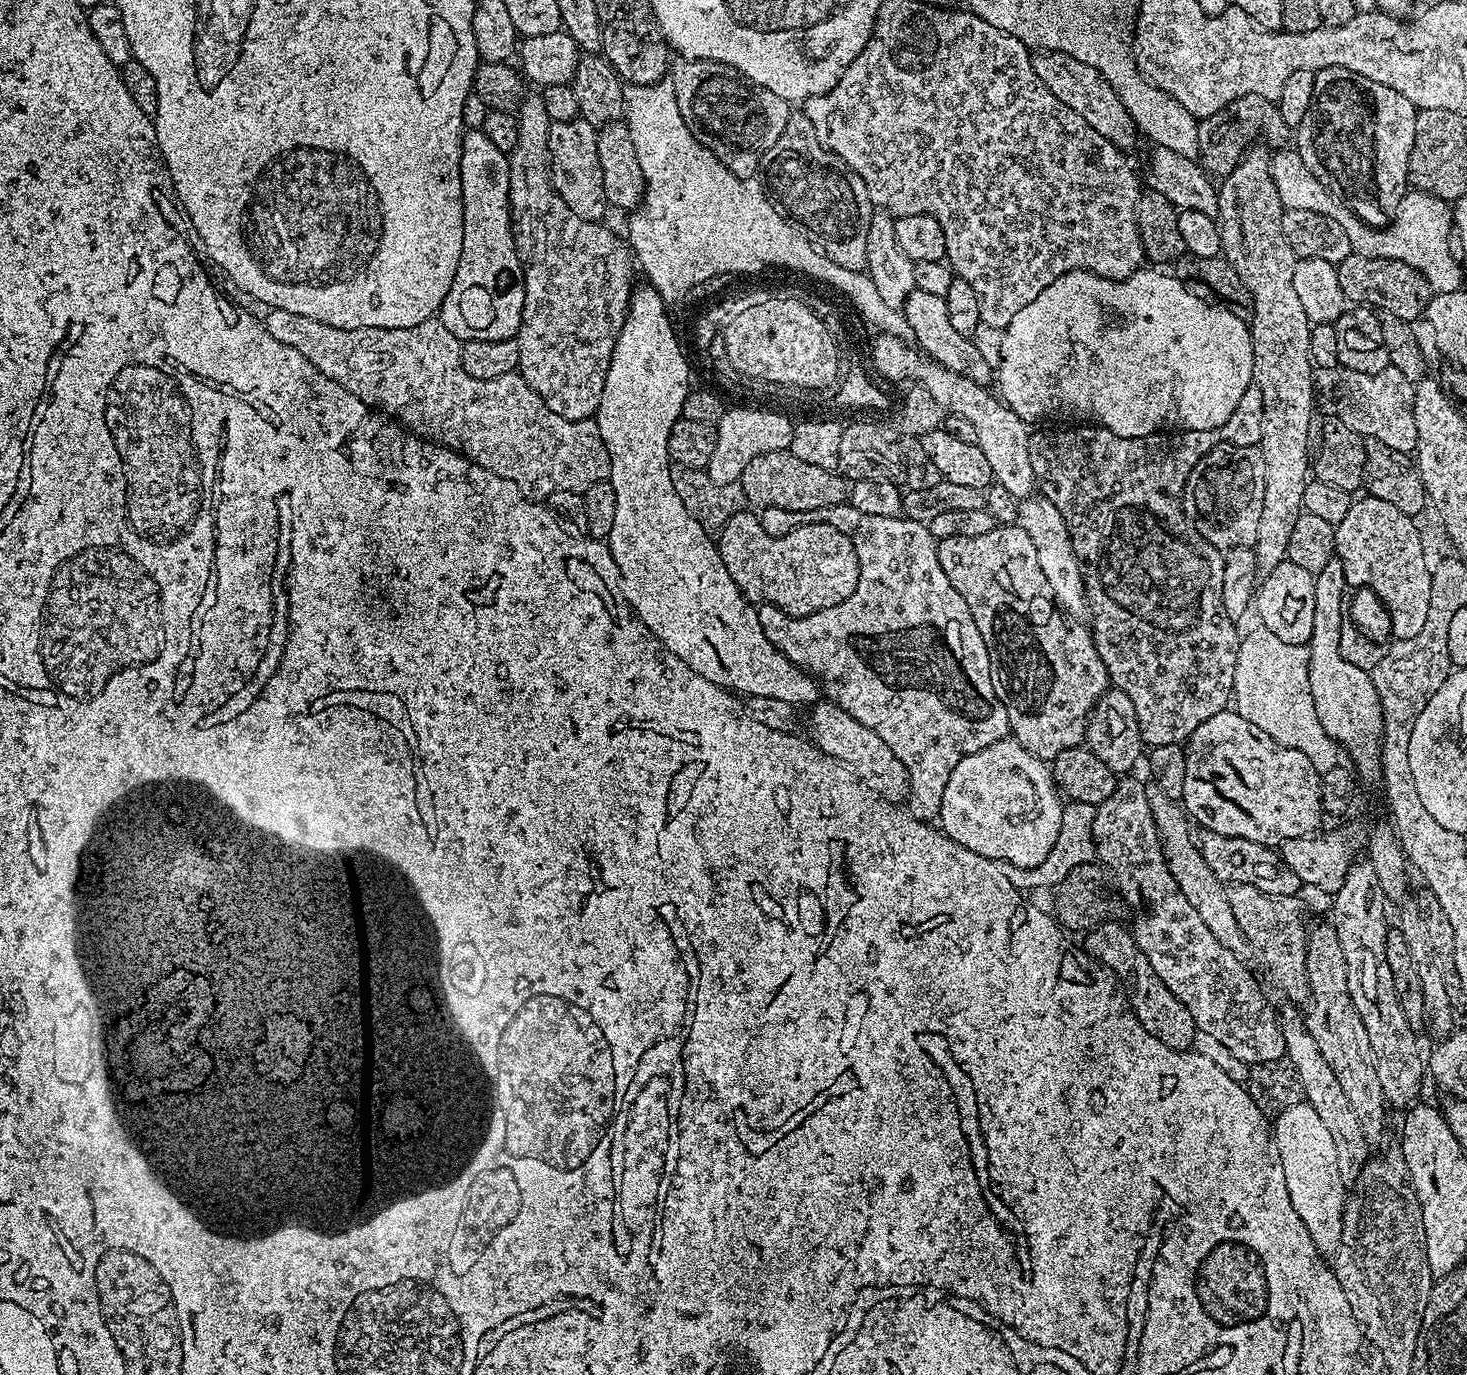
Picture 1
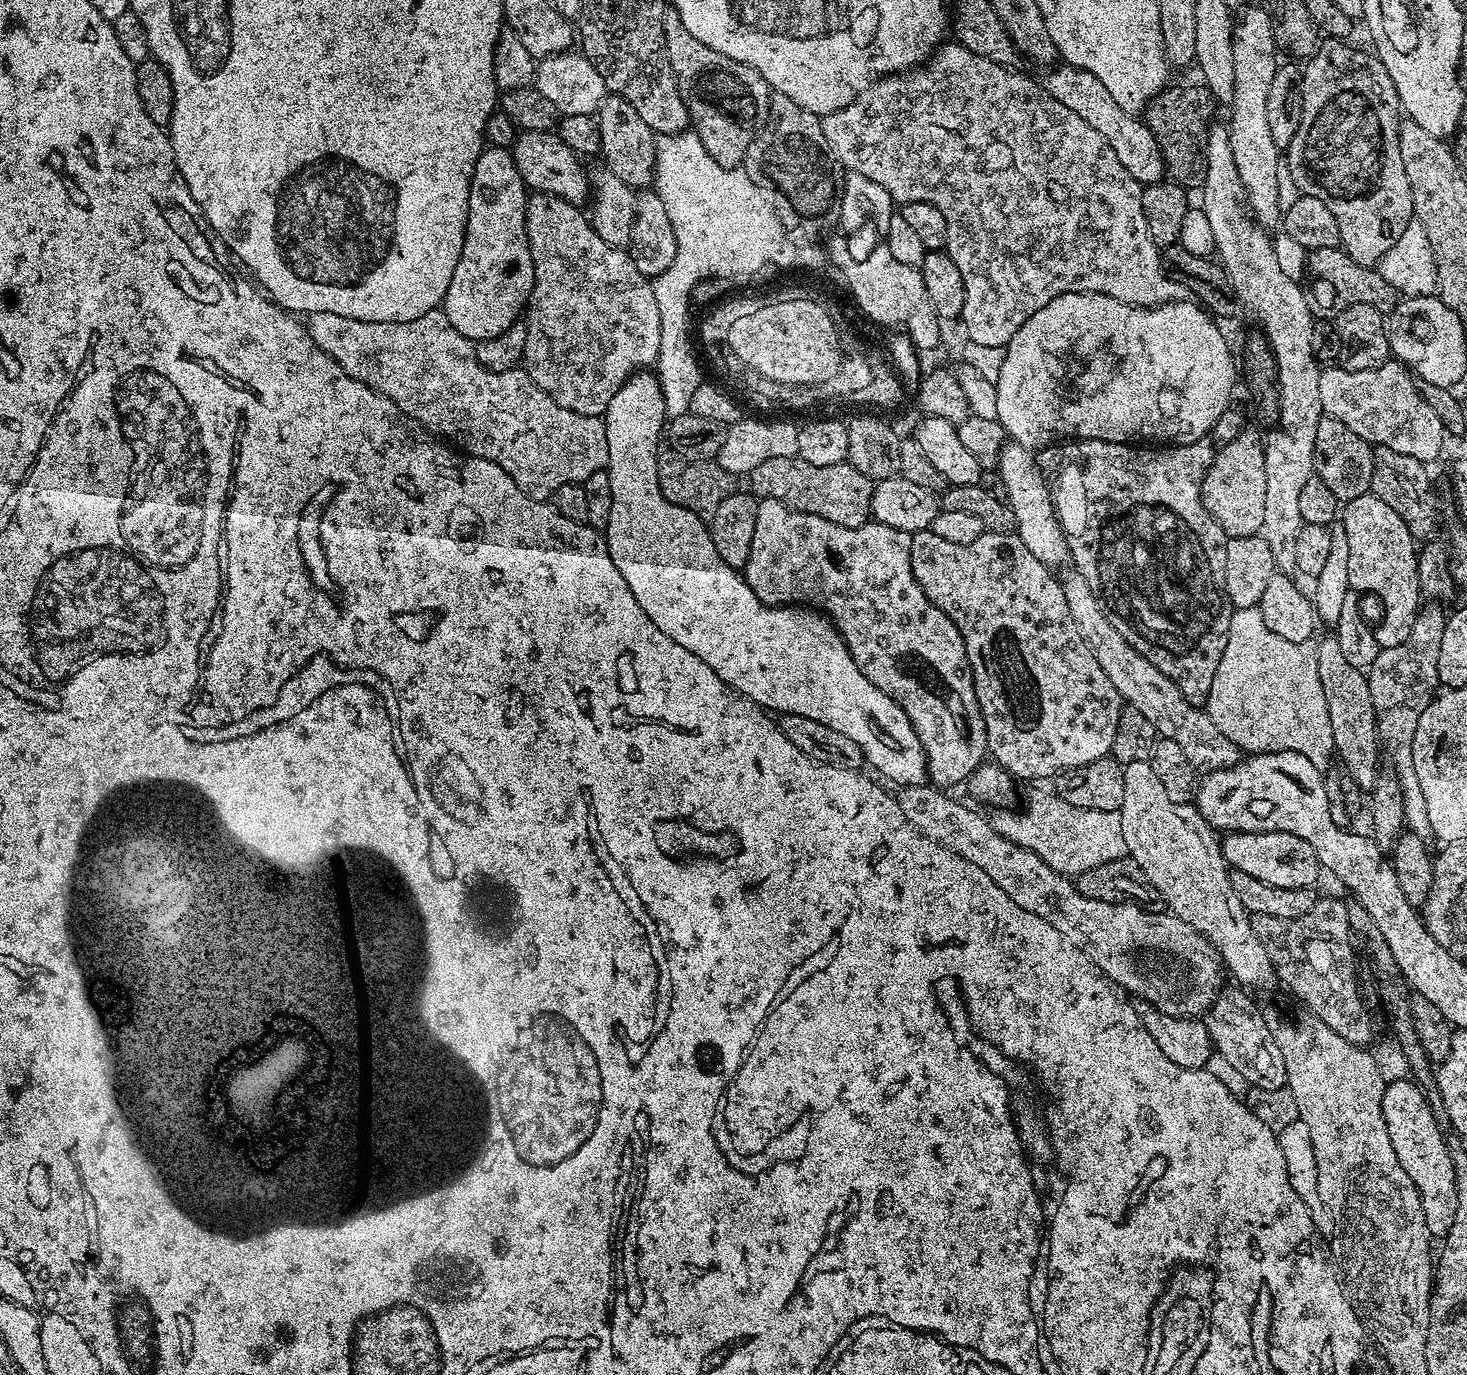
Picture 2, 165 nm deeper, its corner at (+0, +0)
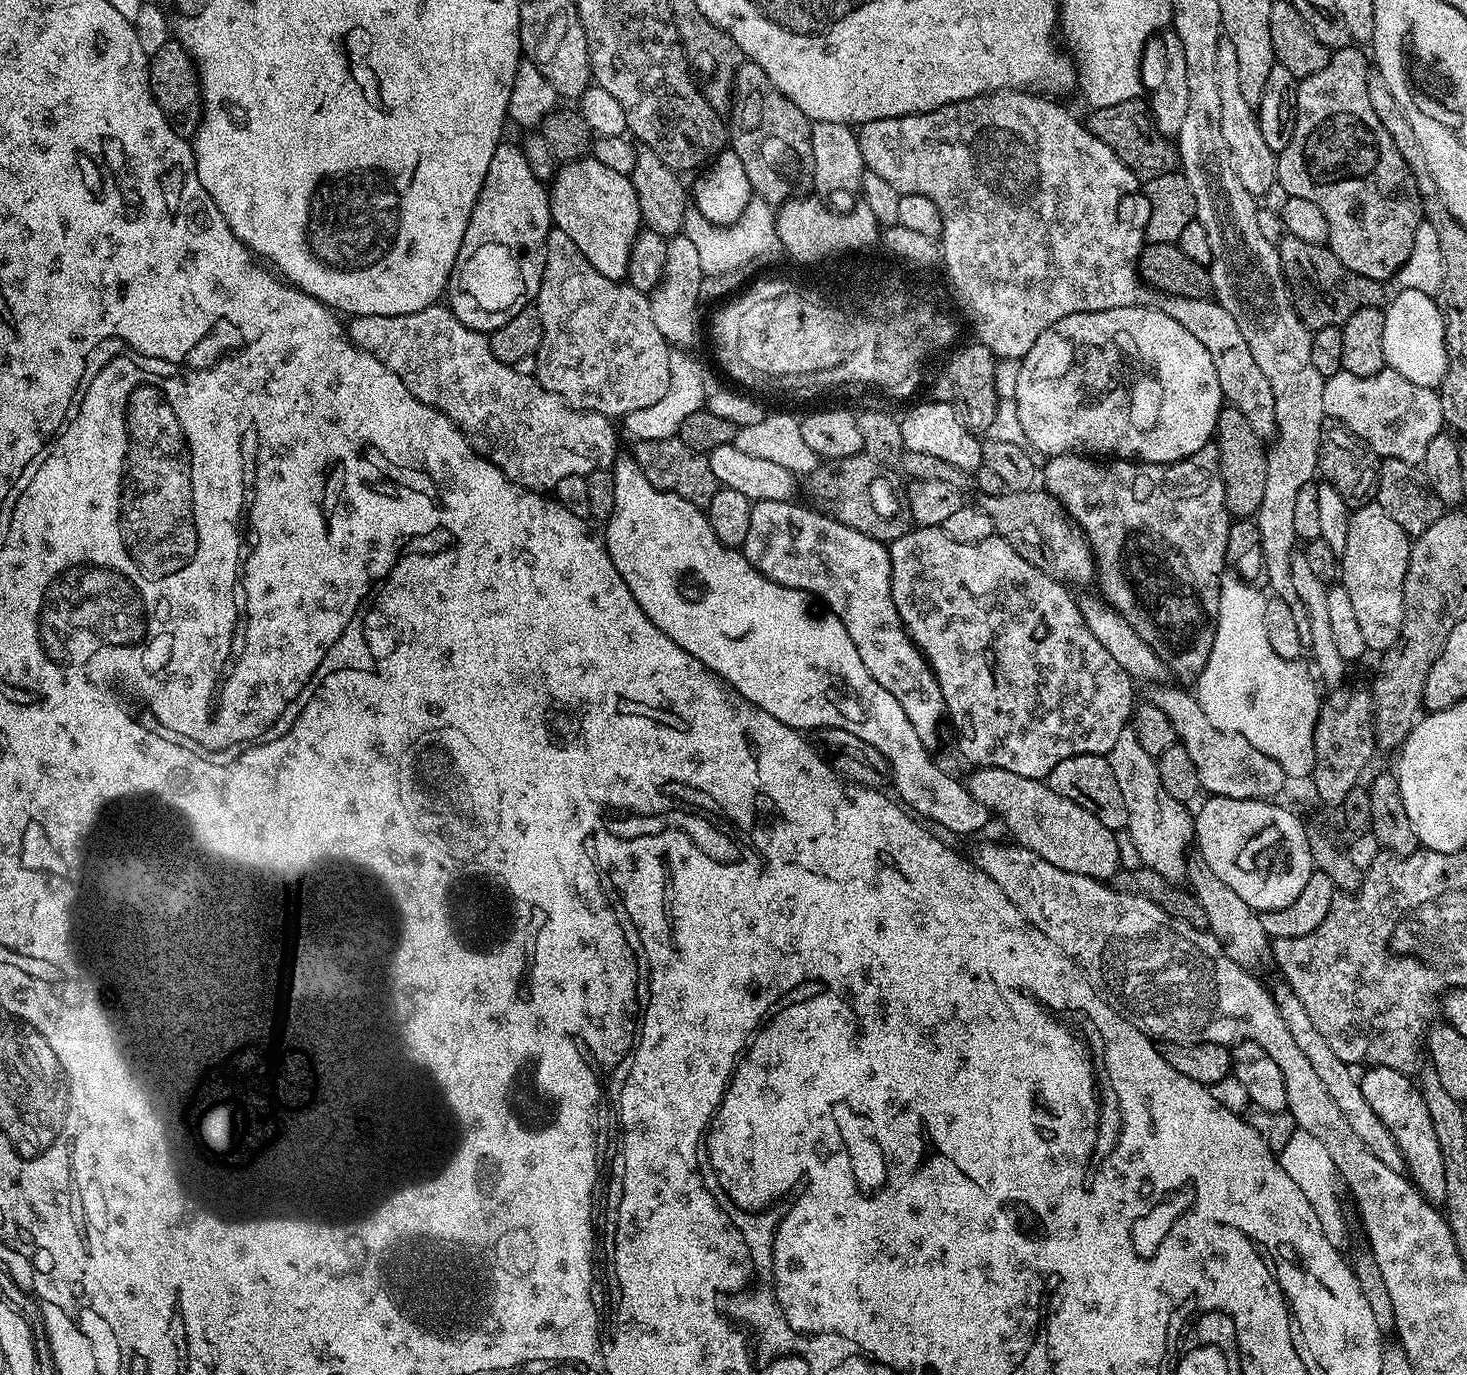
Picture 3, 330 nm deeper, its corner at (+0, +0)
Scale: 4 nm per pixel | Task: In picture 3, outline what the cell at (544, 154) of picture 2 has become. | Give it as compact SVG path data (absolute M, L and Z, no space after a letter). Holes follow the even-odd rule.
M581 158L561 163L556 169L556 175L550 181L548 188L548 201L552 211L552 223L560 228L582 250L586 262L611 280L623 281L628 274L630 262L630 250L636 240L636 235L642 230L640 219L640 207L638 206L638 194L634 194L631 176L618 174L618 170L609 170L602 166L602 162L591 158Z

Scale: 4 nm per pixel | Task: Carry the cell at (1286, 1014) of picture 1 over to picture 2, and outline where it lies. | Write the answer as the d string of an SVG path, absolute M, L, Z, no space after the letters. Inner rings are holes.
M1148 759L1124 765L1124 798L1120 814L1127 855L1139 875L1162 894L1167 911L1182 918L1212 943L1227 975L1244 990L1268 988L1277 983L1276 971L1252 929L1252 916L1238 902L1230 886L1221 837L1202 818L1195 803L1173 802L1154 775Z

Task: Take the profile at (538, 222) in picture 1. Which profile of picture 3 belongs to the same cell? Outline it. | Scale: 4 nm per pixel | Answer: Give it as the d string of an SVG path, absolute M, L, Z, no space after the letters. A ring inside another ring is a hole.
M553 227L546 238L546 262L534 307L544 331L534 357L534 375L545 390L565 400L571 408L623 418L634 410L642 410L642 406L654 406L665 396L670 386L670 345L654 323L649 297L627 282L598 274L586 262L582 250L558 227Z

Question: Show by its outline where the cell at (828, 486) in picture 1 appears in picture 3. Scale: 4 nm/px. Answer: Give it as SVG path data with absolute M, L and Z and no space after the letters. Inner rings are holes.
M861 454L841 460L821 462L813 472L807 473L808 496L813 505L826 516L850 526L875 540L891 542L910 530L906 504L902 492L884 473L885 465L873 456Z

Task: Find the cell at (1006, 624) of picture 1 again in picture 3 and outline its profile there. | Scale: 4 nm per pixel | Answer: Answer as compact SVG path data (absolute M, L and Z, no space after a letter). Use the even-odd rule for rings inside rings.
M913 527L906 534L888 544L890 554L890 578L892 579L892 597L894 606L900 615L900 621L908 631L908 636L916 647L924 653L924 659L928 661L932 672L936 675L938 686L942 690L942 698L946 709L947 719L952 720L956 727L955 743L960 746L963 754L972 766L977 768L1001 768L1010 770L1010 774L1022 774L1022 778L1034 778L1044 780L1058 762L1062 762L1071 756L1082 754L1105 755L1118 742L1118 734L1122 734L1124 728L1129 727L1134 713L1134 699L1132 700L1132 687L1134 681L1131 676L1110 658L1109 652L1102 647L1102 642L1090 634L1090 626L1080 613L1080 605L1077 597L1067 592L1065 585L1055 576L1049 575L1043 568L1037 568L1022 558L1010 546L1008 540L998 535L992 535L982 542L967 544L966 542L954 542L954 538L946 538L943 527Z

